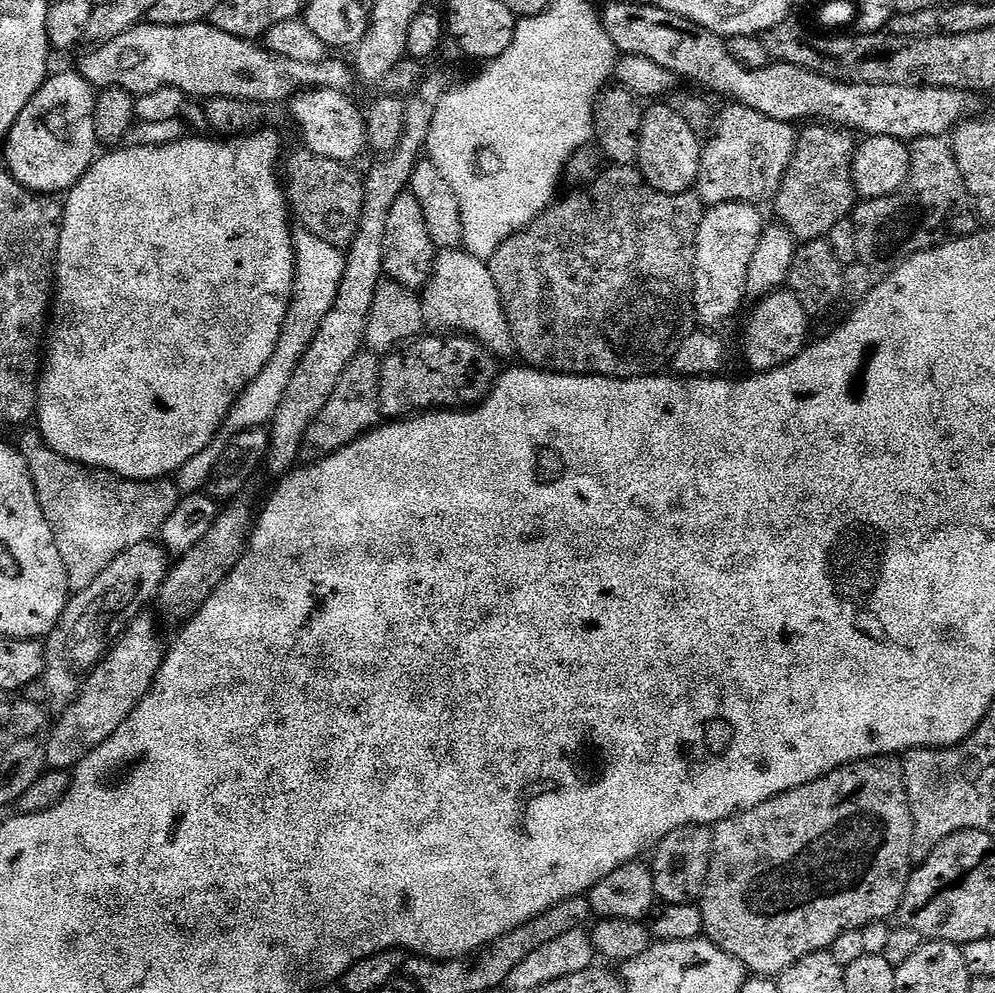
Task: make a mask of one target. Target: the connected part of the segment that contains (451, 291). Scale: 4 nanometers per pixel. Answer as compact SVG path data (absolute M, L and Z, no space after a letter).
M444 250L437 255L432 276L428 279L428 285L422 289L422 314L425 329L433 333L463 334L480 341L497 358L513 355L512 331L504 313L504 303L500 301L498 286L494 286L494 278L490 274L487 263L470 255L467 250Z

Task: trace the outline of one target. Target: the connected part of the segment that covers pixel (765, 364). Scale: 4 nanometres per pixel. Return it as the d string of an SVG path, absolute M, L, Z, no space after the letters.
M772 292L755 305L744 328L744 360L753 373L769 372L788 364L804 351L810 340L810 317L792 292Z

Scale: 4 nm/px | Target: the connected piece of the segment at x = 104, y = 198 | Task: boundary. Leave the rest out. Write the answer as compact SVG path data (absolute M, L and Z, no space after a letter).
M253 130L247 134L231 138L211 138L212 140L207 140L204 136L188 134L185 135L183 140L175 140L162 146L150 146L149 144L120 146L109 151L112 152L109 156L102 157L103 155L101 155L88 169L87 174L67 193L66 199L63 201L64 225L60 231L60 249L56 259L56 286L50 309L50 323L46 329L46 355L42 360L35 414L35 419L40 420L40 425L38 425L40 435L43 436L45 442L55 452L62 454L66 459L85 464L91 468L105 468L106 471L127 480L163 480L171 477L179 472L181 466L186 462L190 462L190 458L194 458L194 454L198 454L215 438L221 424L224 423L224 419L228 416L228 411L244 392L244 387L254 378L258 378L258 374L262 374L266 362L270 362L270 354L274 354L274 346L282 334L282 326L288 313L288 304L292 301L292 283L296 273L296 259L294 258L294 246L292 245L293 229L288 228L290 209L286 193L282 187L281 177L278 175L278 165L282 160L282 152L280 156L280 136L276 132L264 131Z

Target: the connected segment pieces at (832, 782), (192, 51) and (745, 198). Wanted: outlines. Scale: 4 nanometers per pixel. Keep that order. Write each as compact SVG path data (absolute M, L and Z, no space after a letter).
M895 755L871 756L865 760L855 760L843 764L827 772L822 778L814 782L806 782L794 790L786 790L758 806L737 816L719 820L711 829L712 857L708 867L708 880L704 884L704 891L698 903L704 919L704 936L716 944L723 952L738 958L742 966L749 973L758 976L779 977L781 972L794 966L802 958L815 952L831 949L834 938L838 934L846 934L855 928L863 930L867 924L879 920L887 921L888 916L895 917L900 910L900 903L908 885L908 877L912 875L912 815L910 802L906 794L903 763Z
M145 22L136 25L136 27L126 30L126 34L118 34L118 38L110 38L110 42L105 44L97 44L80 60L78 71L83 80L88 81L89 84L95 86L97 89L103 90L105 88L121 88L127 92L132 93L133 96L138 97L142 94L150 94L150 90L162 90L163 88L177 88L184 92L185 97L192 98L192 96L201 96L207 98L209 96L225 96L226 98L242 98L249 100L261 106L269 106L268 104L280 104L291 101L292 97L297 92L303 92L309 88L325 88L326 90L338 90L339 92L348 92L351 89L351 84L354 84L354 72L351 67L348 68L340 60L332 60L333 58L325 58L322 62L294 62L291 58L282 58L276 56L273 52L268 51L267 48L261 46L259 43L251 40L243 40L242 38L234 38L234 34L222 34L222 30L212 27L211 23L205 22L203 24L183 24L182 26L158 26L151 22Z
M733 103L721 116L719 113L715 117L714 131L703 145L694 189L696 195L706 206L771 201L780 189L780 179L792 165L797 139L798 132L793 125L766 118L766 114L758 114L758 110Z

